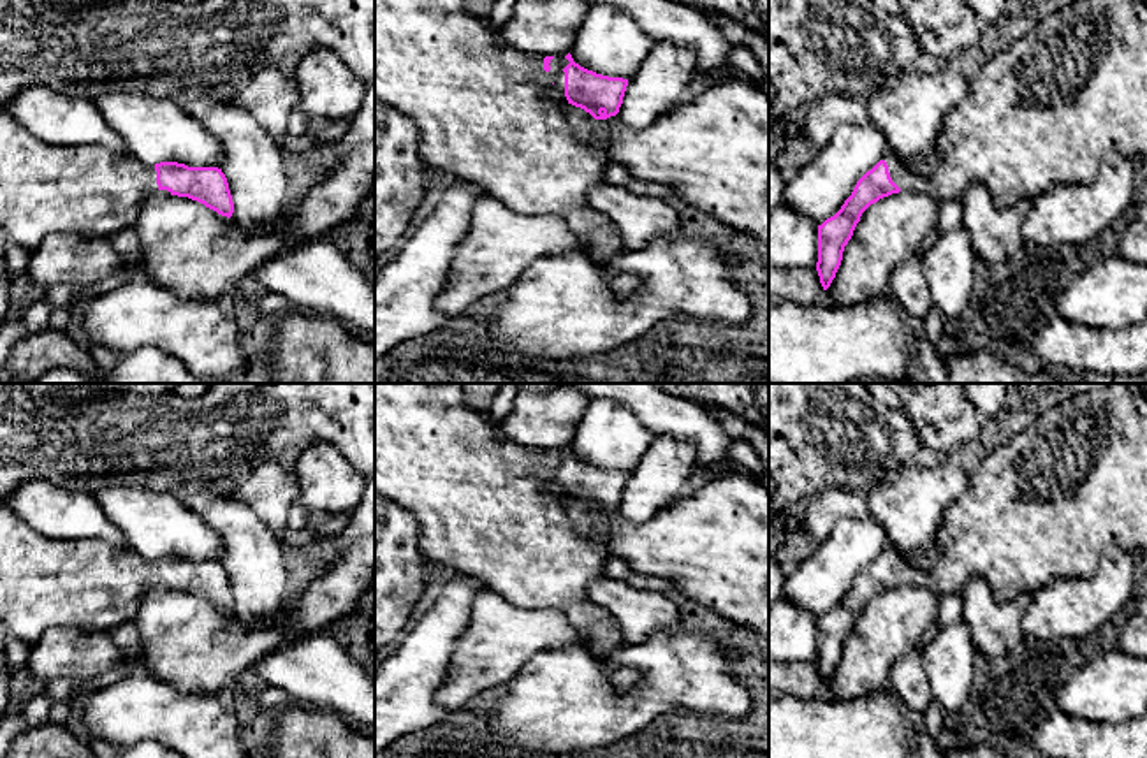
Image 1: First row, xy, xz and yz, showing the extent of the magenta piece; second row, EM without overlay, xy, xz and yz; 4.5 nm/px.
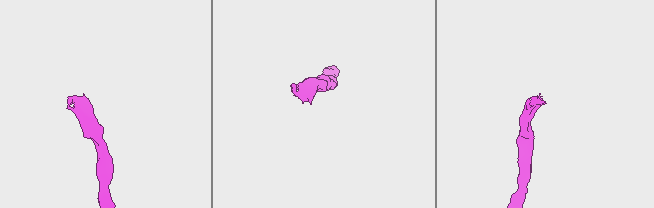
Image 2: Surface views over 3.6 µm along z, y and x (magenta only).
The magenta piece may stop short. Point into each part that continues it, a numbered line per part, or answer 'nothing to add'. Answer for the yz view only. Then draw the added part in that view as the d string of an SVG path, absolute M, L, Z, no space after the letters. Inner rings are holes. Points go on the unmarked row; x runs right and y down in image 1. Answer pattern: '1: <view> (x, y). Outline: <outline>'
1: yz (1042, 507). Outline: M1114 383L1112 387L1096 392L1063 392L1061 396L1047 401L1040 412L1034 412L1033 420L1024 431L1017 433L992 454L976 457L971 463L968 489L945 510L943 524L938 531L938 543L943 547L943 554L929 568L922 568L890 545L885 545L881 554L887 556L890 572L901 586L922 586L941 598L948 594L962 594L966 584L973 577L982 577L987 580L994 600L1001 603L1029 596L1038 587L1057 579L1092 577L1098 570L1101 552L1110 543L1129 552L1147 552L1147 415L1136 408L1129 387L1126 383Z

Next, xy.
1: xy (44, 583). Outline: M0 507L0 621L9 637L37 642L47 630L113 631L134 621L141 598L158 584L155 559L100 540L55 540Z

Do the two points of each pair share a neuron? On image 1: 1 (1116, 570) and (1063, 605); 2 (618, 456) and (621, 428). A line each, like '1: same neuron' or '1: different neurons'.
1: same neuron
2: same neuron

